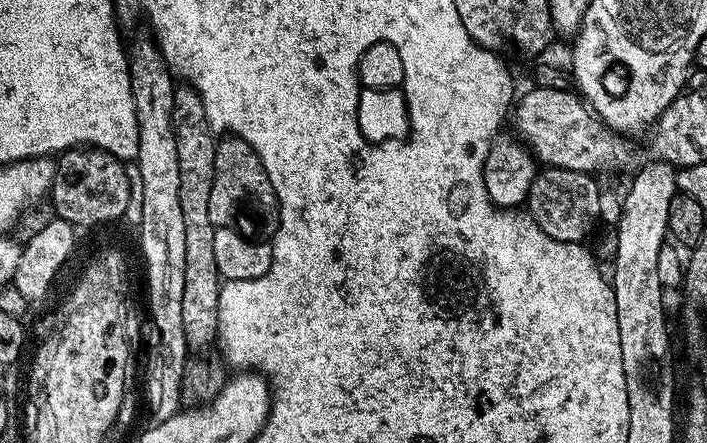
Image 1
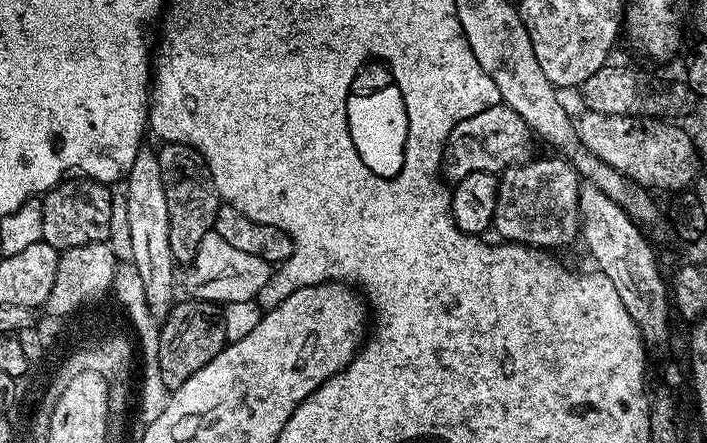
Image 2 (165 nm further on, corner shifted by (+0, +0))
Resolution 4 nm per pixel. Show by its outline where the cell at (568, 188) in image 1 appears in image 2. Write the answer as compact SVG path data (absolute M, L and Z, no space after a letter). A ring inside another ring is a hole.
M533 158L527 164L519 164L507 168L499 177L496 185L496 205L492 228L497 232L497 237L514 244L527 244L534 248L557 250L562 244L568 244L572 239L581 235L580 227L580 190L582 179L572 168L572 165L559 158L552 160L539 160Z

